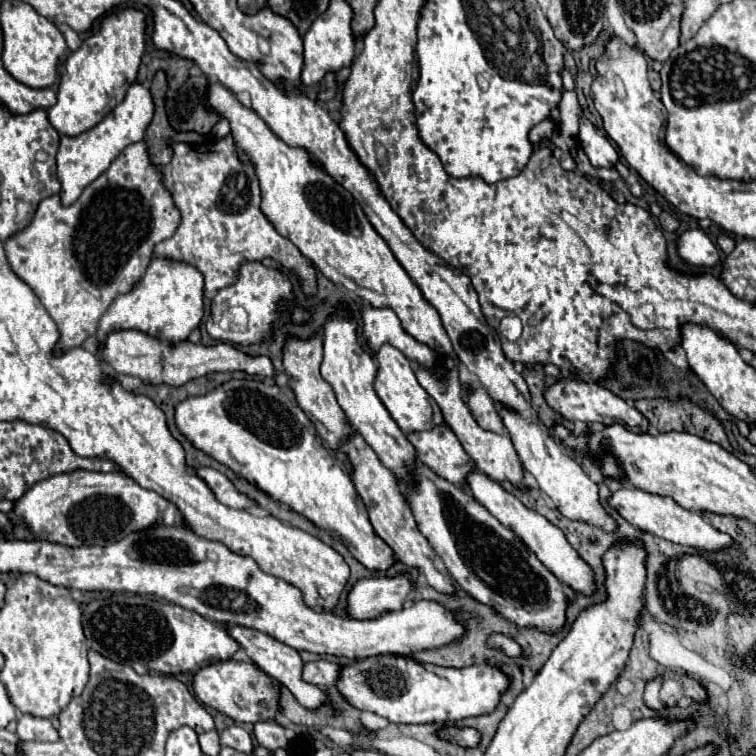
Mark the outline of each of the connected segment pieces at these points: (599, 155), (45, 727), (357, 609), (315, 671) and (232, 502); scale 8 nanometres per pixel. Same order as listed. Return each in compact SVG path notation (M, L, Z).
M586 115L580 117L578 143L594 167L614 167L616 165L618 161L616 149L612 147L610 139L602 135Z
M24 713L18 719L16 735L24 741L56 741L58 739L58 731L52 727L48 719L40 719L28 713Z
M400 575L400 577L368 577L368 579L358 579L354 583L354 587L350 589L348 597L346 597L346 615L350 619L376 619L388 611L398 611L400 607L404 607L406 603L406 595L412 591L412 583L408 575Z
M326 659L308 663L308 667L304 667L304 679L308 679L308 683L316 683L320 687L336 685L340 679L340 673L342 673L342 665L334 663L334 661L326 661Z
M202 467L202 469L198 469L198 475L208 483L208 487L214 491L216 499L222 501L224 505L236 507L236 509L254 509L256 507L256 501L250 499L248 495L240 493L234 487L234 483L226 475L222 475L220 471L210 469L210 467Z

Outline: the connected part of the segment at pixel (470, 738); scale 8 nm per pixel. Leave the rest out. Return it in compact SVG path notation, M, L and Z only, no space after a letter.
M442 727L440 729L440 737L450 739L462 747L476 747L480 741L480 733L476 729L456 729L456 727Z

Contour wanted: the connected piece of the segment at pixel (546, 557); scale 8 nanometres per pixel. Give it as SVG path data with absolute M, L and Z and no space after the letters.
M472 471L472 475L468 475L468 489L472 493L472 497L482 503L504 527L512 529L534 553L536 557L546 565L546 569L550 569L564 585L568 585L570 589L574 589L580 595L594 595L598 591L596 581L594 581L594 571L592 567L578 555L578 551L568 543L566 535L562 533L562 529L558 529L556 525L552 525L546 517L542 517L540 513L528 509L526 505L520 503L520 499L516 499L512 493L504 491L500 483L488 479L484 473L480 471Z

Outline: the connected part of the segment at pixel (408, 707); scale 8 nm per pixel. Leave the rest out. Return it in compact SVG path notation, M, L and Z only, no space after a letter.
M378 655L378 657L368 657L362 661L356 661L354 665L346 665L348 671L344 671L344 679L340 679L338 689L340 693L346 697L346 701L350 705L354 705L360 711L372 711L392 723L444 723L444 721L458 721L458 719L466 719L466 717L476 717L476 715L484 715L484 713L492 713L496 709L496 705L500 703L500 695L506 691L510 679L496 667L488 665L488 663L480 663L480 665L470 665L464 669L446 669L446 667L436 667L436 665L426 665L426 663L418 663L412 657L404 657L404 655Z

